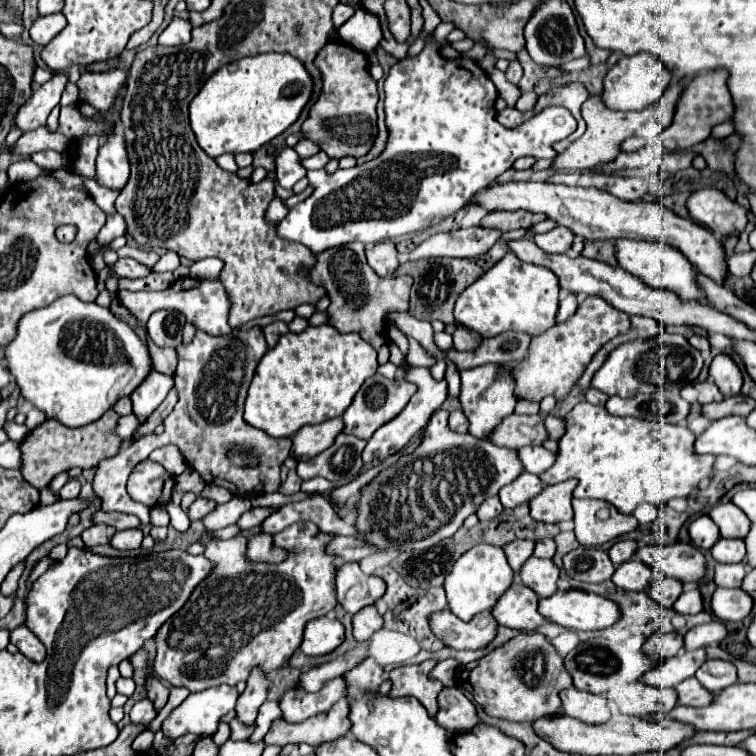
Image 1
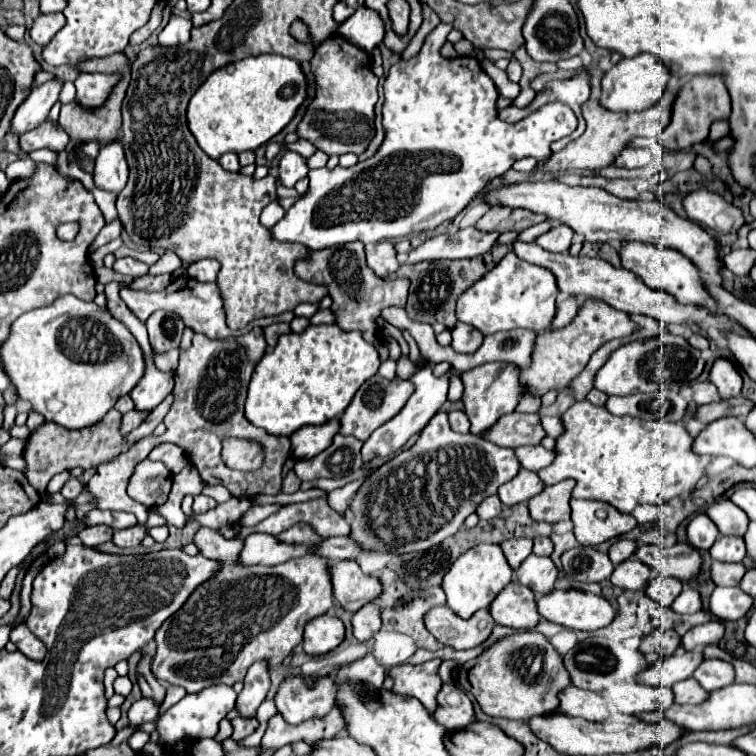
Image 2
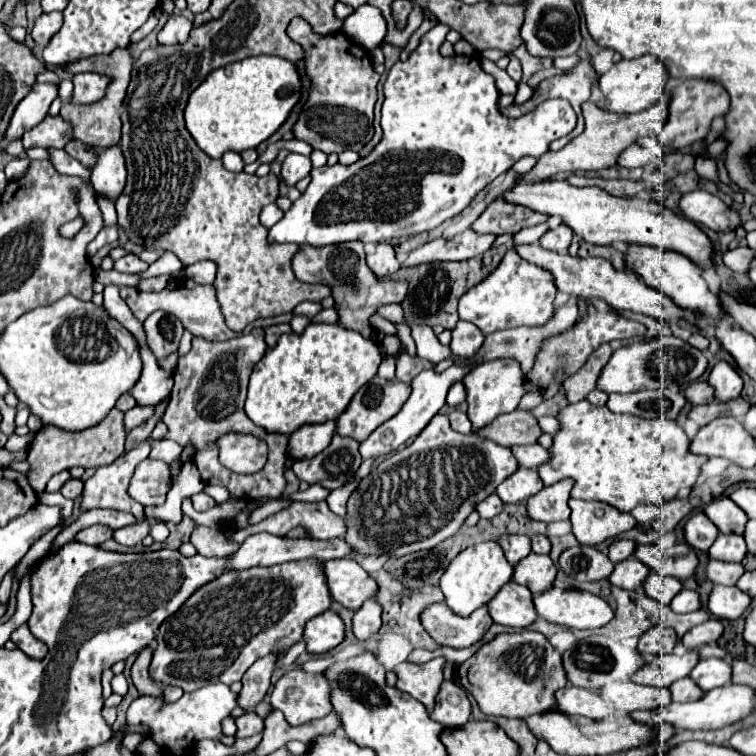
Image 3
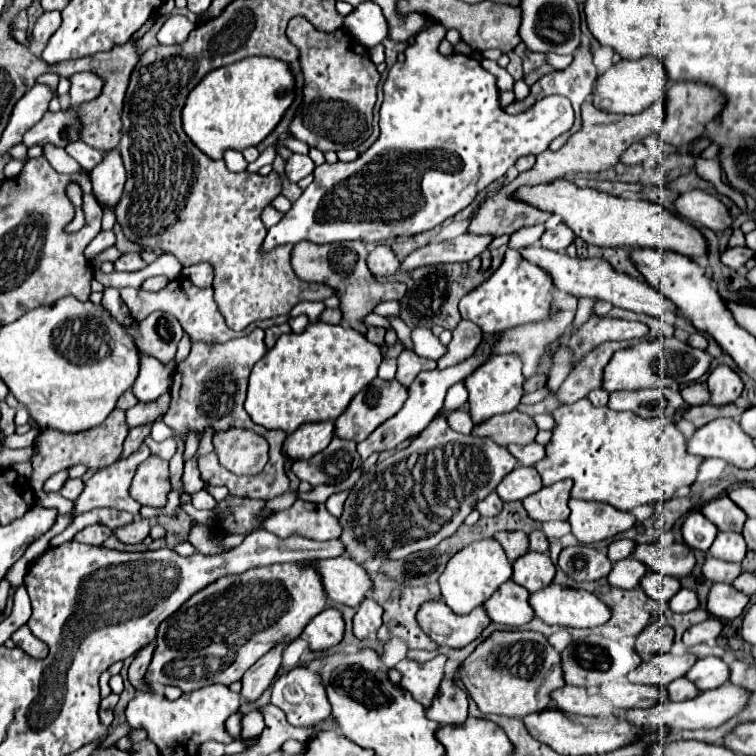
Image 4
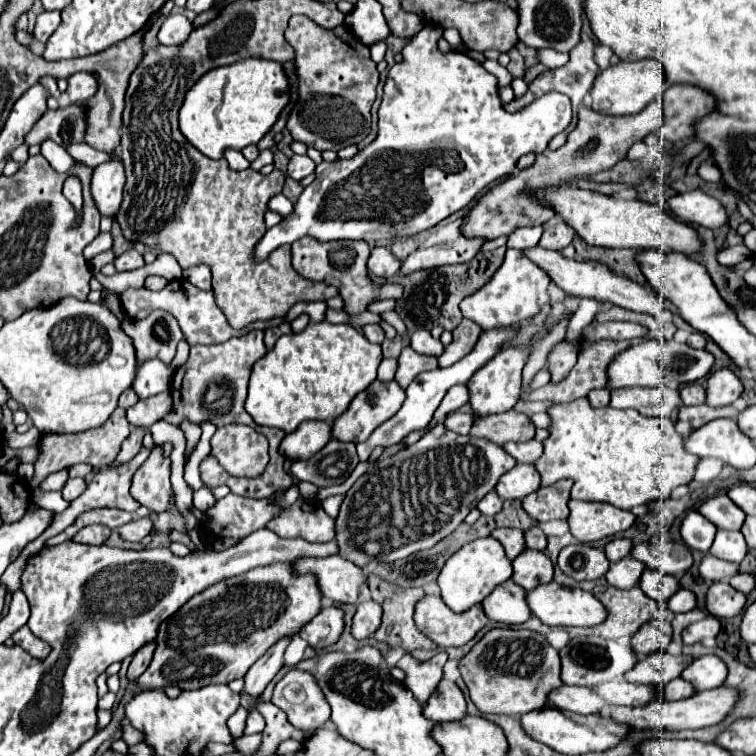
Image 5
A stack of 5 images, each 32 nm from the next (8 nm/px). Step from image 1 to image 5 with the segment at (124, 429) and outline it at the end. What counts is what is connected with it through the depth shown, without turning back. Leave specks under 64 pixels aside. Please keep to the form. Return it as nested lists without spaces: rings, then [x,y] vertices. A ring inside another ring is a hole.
[[[162,392],[160,396],[150,396],[148,400],[138,400],[134,406],[126,410],[128,422],[132,426],[150,428],[154,422],[162,420],[172,410],[170,392]]]

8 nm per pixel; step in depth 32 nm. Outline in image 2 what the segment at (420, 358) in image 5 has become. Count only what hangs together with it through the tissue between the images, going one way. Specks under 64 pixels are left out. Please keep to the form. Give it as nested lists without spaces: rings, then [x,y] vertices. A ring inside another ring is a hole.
[[[400,356],[396,376],[398,376],[400,380],[410,380],[410,376],[412,376],[416,370],[424,368],[424,366],[426,366],[426,364],[416,364],[416,362],[412,362],[408,356]]]

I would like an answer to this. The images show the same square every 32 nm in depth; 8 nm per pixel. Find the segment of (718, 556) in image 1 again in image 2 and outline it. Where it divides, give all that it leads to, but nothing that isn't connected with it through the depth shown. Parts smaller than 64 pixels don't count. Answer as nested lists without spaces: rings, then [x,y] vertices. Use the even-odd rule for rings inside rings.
[[[718,536],[718,540],[710,548],[710,556],[712,556],[712,560],[720,560],[720,562],[742,562],[742,558],[746,556],[744,538]]]

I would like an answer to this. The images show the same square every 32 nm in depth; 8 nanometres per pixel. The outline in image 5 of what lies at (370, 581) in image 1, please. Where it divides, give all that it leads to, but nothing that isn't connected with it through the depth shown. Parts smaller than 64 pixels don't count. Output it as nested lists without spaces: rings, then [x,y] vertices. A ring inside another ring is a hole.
[[[338,554],[328,558],[294,560],[292,572],[294,576],[304,576],[304,574],[316,576],[318,588],[322,592],[323,608],[337,603],[356,604],[358,588],[360,584],[366,582],[362,570]]]

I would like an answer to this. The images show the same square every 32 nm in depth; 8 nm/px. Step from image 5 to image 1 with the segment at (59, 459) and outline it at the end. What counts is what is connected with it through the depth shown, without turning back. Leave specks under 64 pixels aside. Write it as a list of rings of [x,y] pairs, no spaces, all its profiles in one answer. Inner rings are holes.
[[[108,410],[100,420],[84,428],[66,428],[56,420],[46,420],[36,430],[32,430],[22,442],[22,476],[34,488],[44,490],[50,484],[50,480],[60,472],[66,472],[74,466],[94,468],[100,460],[116,456],[116,452],[120,452],[122,446],[122,438],[116,436],[118,420],[120,414],[116,414],[114,410]]]

